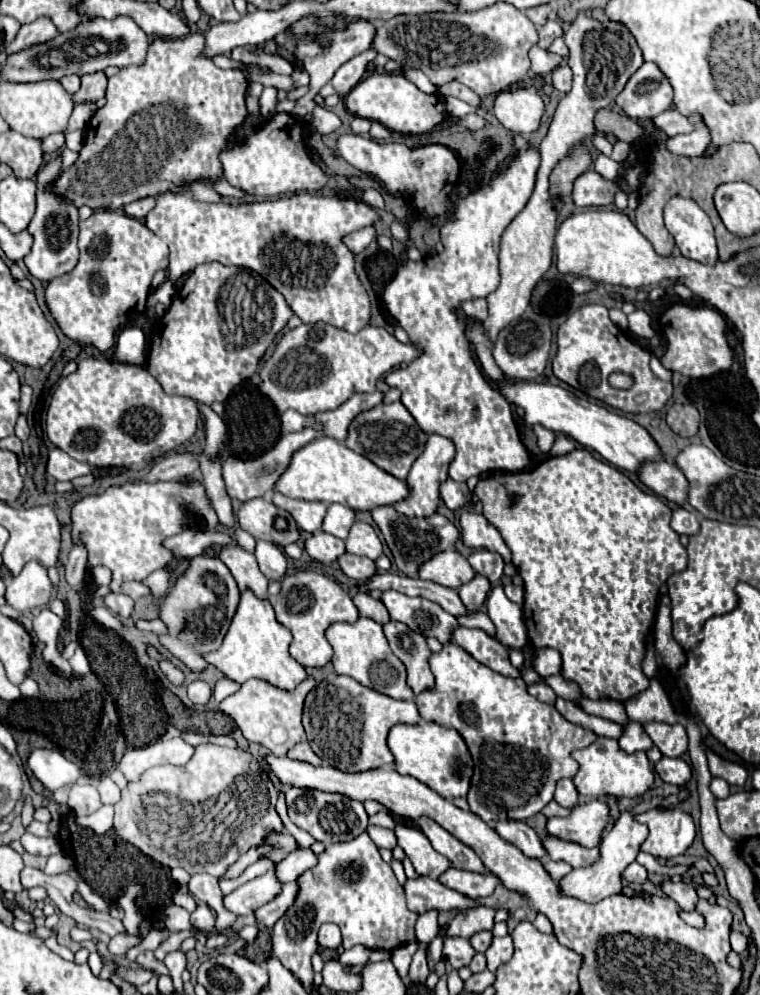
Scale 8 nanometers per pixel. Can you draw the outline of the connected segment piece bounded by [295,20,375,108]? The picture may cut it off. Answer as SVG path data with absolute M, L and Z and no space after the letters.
M353 20L353 22L349 22L349 28L343 30L343 32L333 28L333 32L329 34L329 38L331 38L331 44L329 44L327 48L319 46L319 44L317 44L315 40L311 40L311 38L307 38L307 42L299 42L299 46L295 46L295 56L301 60L303 68L305 68L305 70L309 72L309 76L311 76L309 92L301 98L301 100L303 100L303 108L311 108L311 106L313 106L313 100L315 100L319 88L325 86L325 84L333 78L335 70L337 70L341 64L345 64L345 62L351 60L353 56L357 56L357 54L361 54L361 52L365 52L365 50L371 48L371 42L373 42L373 38L375 38L375 24L371 24L371 22L367 22L367 20Z

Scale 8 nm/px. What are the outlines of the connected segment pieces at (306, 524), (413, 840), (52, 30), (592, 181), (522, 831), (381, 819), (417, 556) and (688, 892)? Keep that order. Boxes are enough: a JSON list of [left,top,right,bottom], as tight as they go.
[[273,492,327,532],[397,826,451,878],[5,18,57,56],[573,170,625,208],[495,820,547,858],[369,810,395,828],[371,504,459,578],[661,878,699,912]]

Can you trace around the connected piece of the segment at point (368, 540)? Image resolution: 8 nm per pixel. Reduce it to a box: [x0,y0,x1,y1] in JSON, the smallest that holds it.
[345,522,383,560]

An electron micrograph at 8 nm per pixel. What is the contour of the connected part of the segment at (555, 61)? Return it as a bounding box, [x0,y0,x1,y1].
[529,46,563,76]

